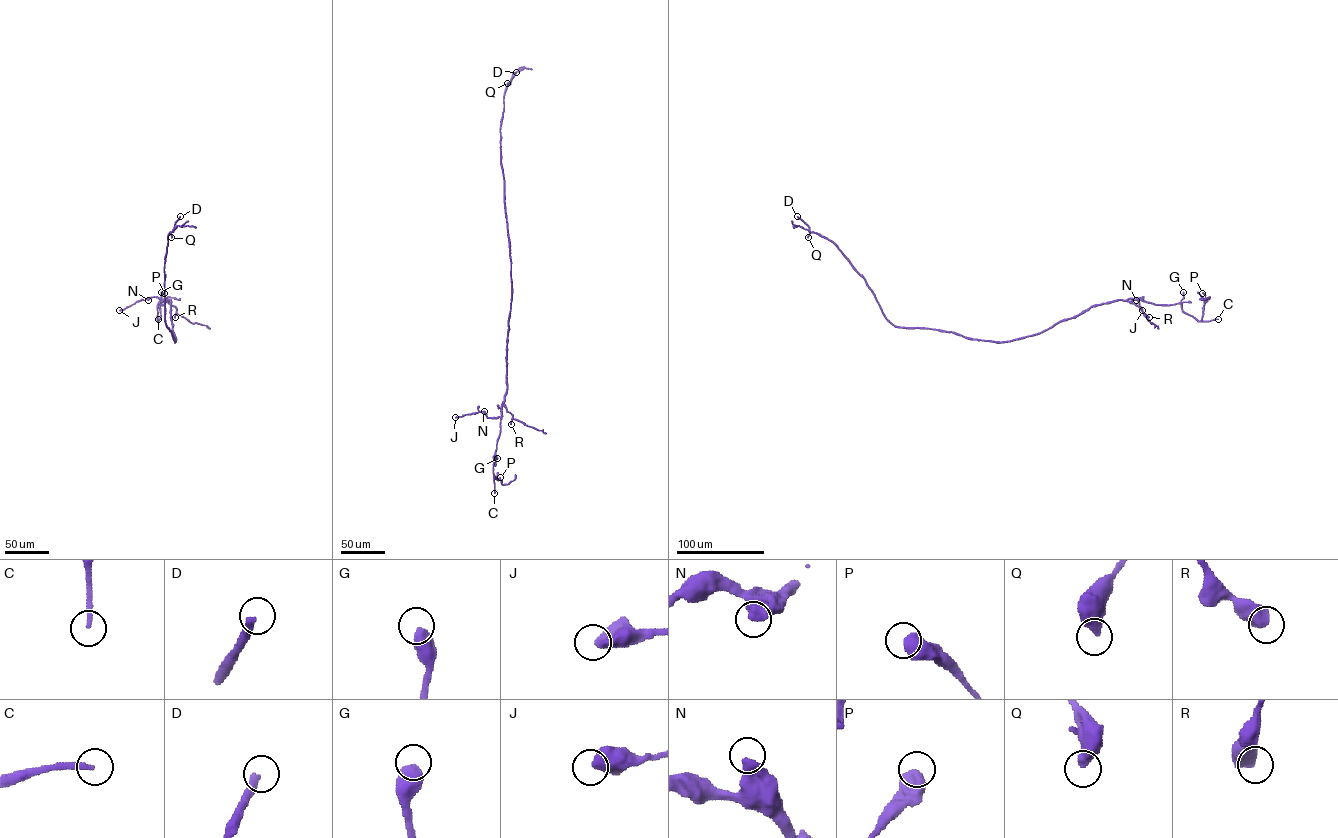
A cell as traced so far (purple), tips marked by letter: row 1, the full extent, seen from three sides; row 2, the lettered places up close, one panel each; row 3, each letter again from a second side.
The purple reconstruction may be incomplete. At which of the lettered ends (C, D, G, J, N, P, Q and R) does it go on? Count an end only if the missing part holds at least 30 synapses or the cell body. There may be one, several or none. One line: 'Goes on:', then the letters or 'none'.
Goes on: C, D

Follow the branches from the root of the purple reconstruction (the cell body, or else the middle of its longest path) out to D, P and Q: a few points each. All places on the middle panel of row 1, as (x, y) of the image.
D: (511, 275), (500, 126), (504, 94), (516, 72)
P: (511, 275), (507, 391), (493, 457), (494, 475), (497, 480), (500, 477)
Q: (511, 275), (500, 132), (507, 83)

